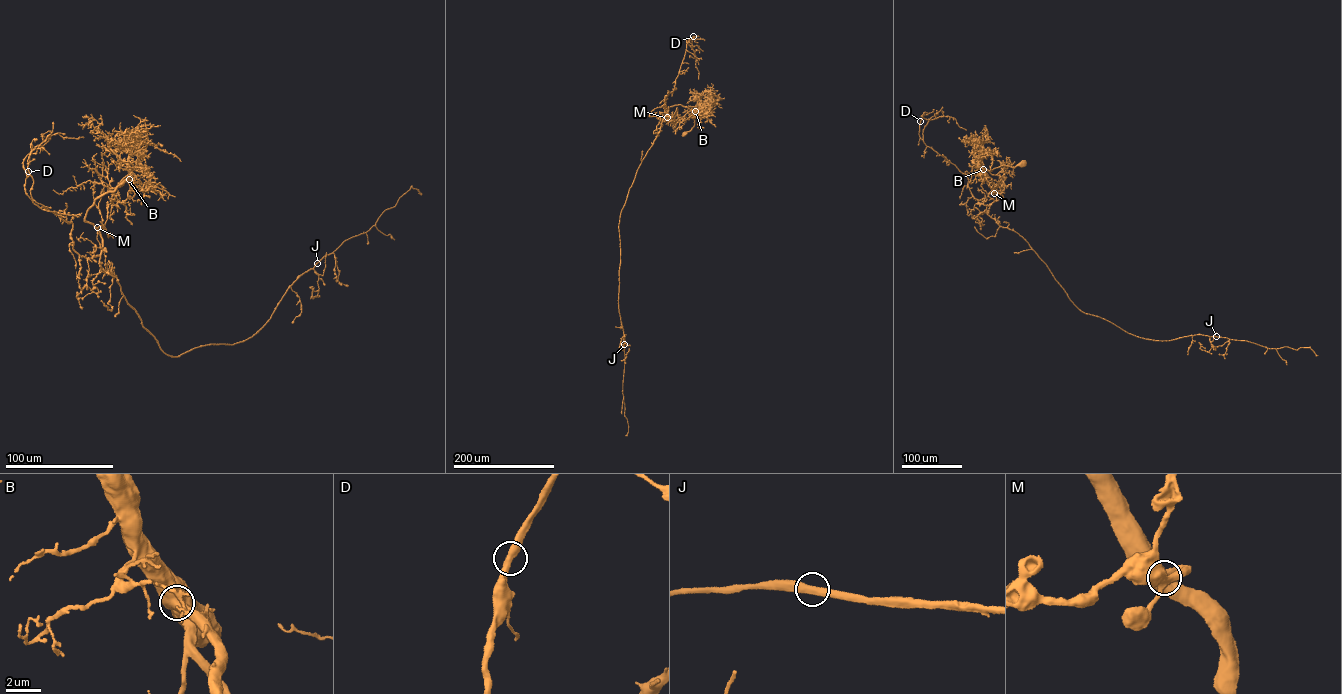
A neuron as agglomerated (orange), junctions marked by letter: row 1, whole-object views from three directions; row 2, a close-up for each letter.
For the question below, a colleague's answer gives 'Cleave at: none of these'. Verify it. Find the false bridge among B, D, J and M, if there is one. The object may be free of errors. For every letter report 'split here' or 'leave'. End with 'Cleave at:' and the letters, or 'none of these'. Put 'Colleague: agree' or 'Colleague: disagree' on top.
Colleague: agree
B: leave
D: leave
J: leave
M: leave
Cleave at: none of these

